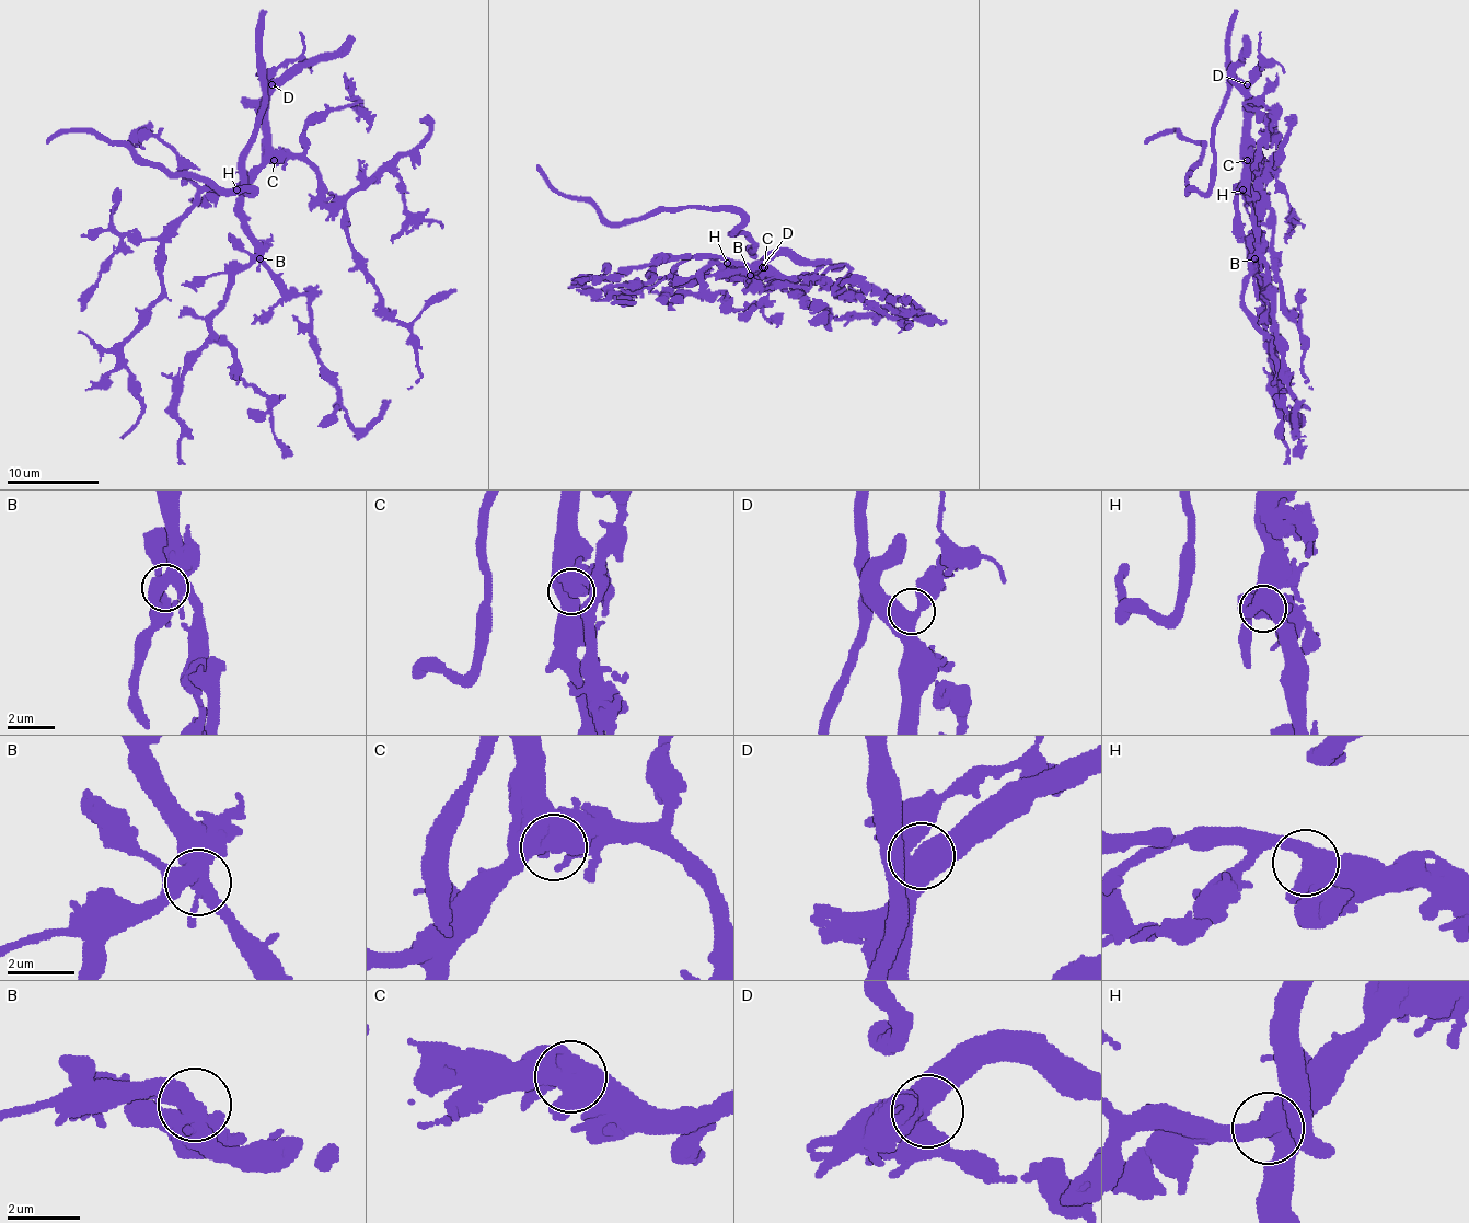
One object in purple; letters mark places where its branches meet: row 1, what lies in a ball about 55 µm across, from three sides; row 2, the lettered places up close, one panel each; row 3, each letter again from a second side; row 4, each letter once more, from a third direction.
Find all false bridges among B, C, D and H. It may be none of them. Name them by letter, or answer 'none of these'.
none of these

